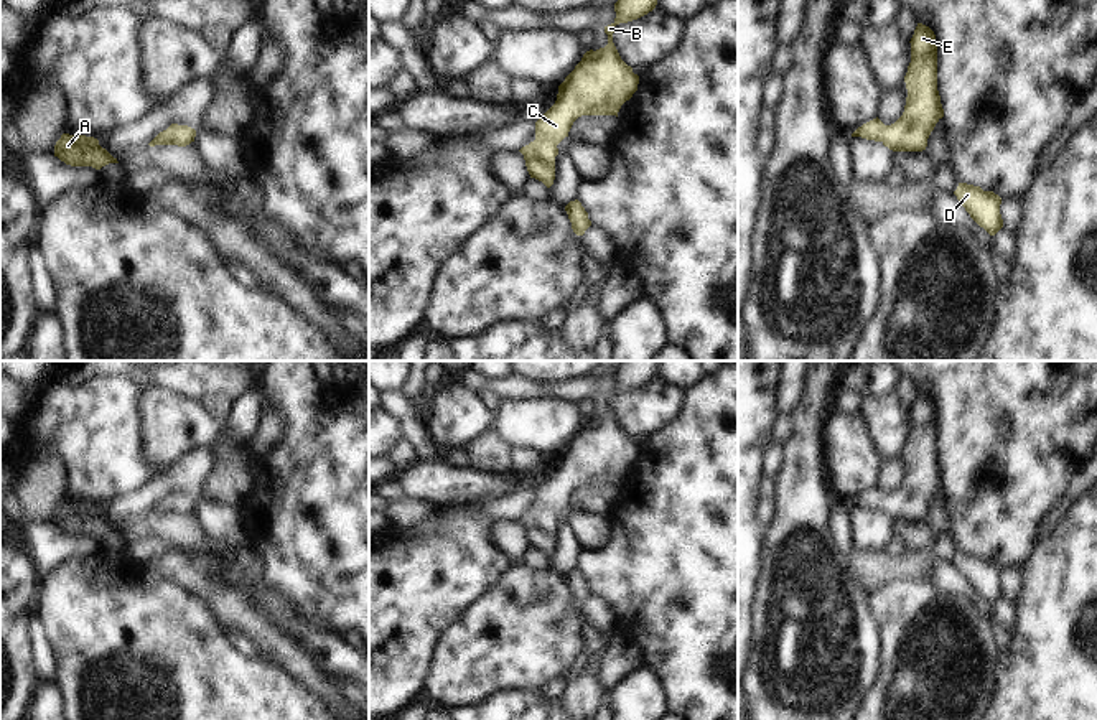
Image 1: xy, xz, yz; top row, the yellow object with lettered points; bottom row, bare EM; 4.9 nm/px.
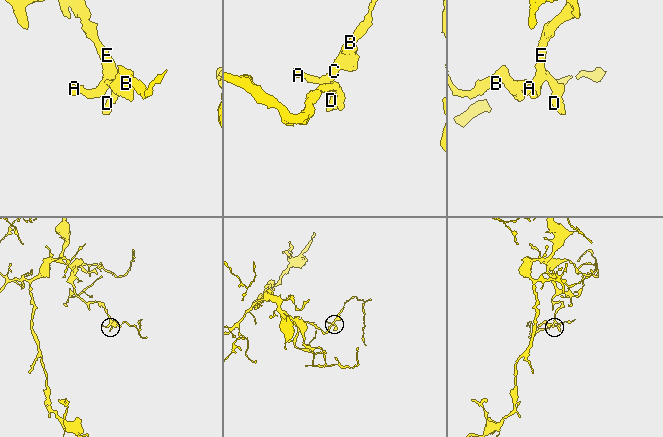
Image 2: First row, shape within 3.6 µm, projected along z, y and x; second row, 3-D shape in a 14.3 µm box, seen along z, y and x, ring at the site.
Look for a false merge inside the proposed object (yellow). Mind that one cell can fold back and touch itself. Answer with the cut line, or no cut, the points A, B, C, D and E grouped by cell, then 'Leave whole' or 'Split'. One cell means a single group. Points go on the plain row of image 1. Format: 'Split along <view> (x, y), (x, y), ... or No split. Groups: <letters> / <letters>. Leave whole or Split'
No split. Groups: A B C D E. Leave whole.

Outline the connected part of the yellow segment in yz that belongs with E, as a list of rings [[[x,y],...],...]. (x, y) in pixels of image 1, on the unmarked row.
[[[917,392],[911,407],[911,432],[904,445],[908,466],[903,484],[891,494],[878,486],[852,506],[881,511],[893,521],[922,521],[936,493],[944,486],[937,460],[937,415],[934,400]]]

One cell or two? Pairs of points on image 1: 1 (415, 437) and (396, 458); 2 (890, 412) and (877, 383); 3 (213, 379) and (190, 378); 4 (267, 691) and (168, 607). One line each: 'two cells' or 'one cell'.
1: two cells
2: two cells
3: one cell
4: one cell

